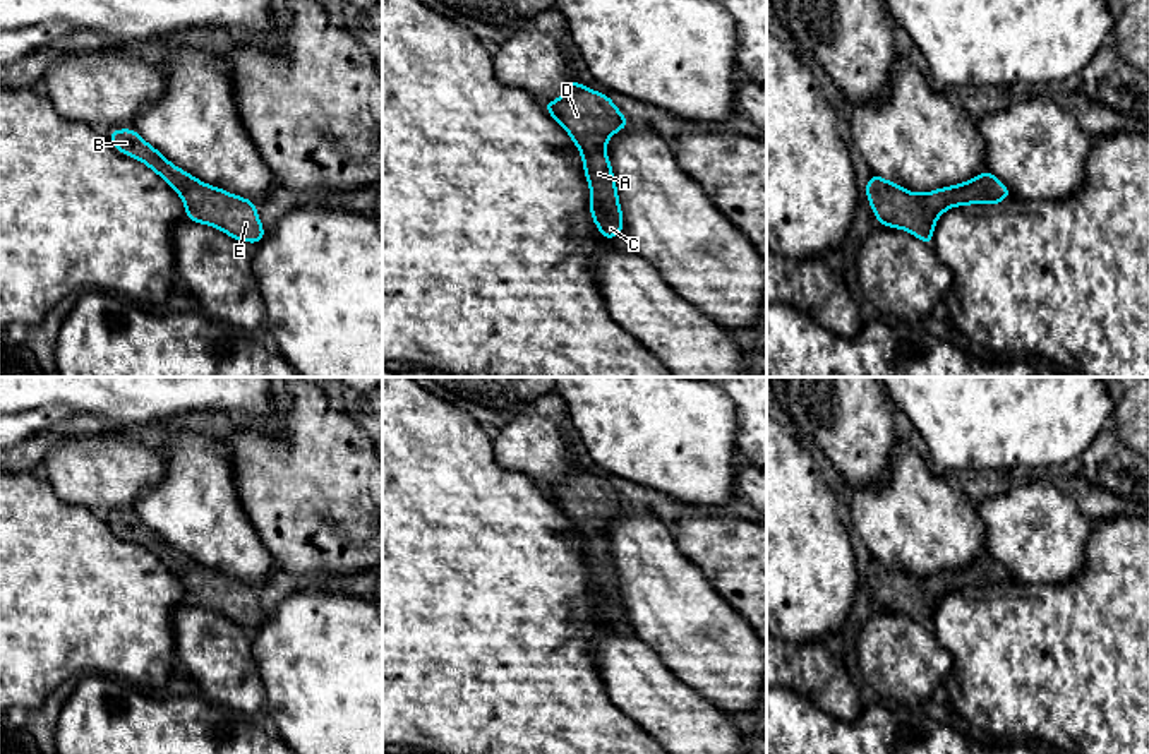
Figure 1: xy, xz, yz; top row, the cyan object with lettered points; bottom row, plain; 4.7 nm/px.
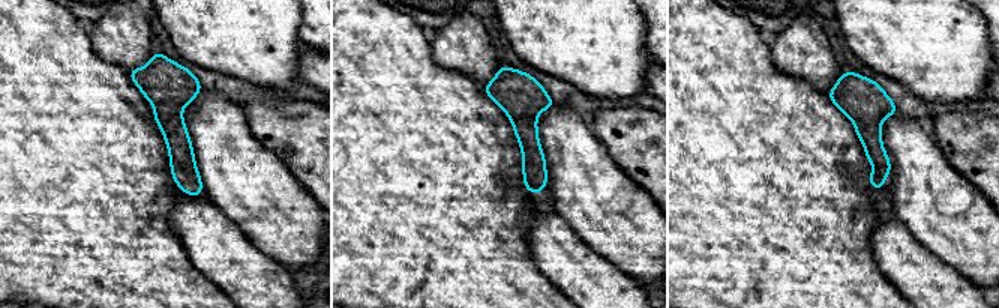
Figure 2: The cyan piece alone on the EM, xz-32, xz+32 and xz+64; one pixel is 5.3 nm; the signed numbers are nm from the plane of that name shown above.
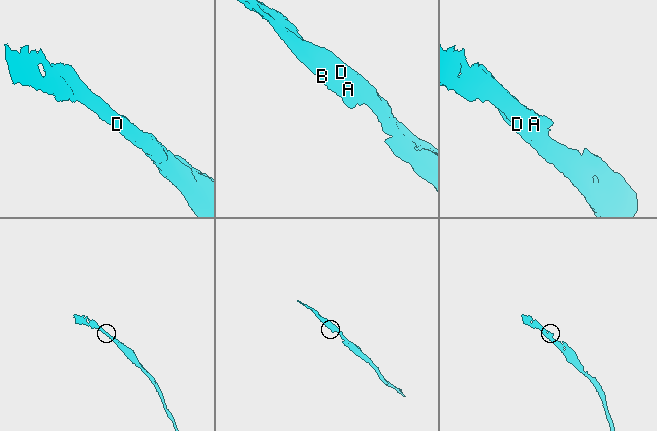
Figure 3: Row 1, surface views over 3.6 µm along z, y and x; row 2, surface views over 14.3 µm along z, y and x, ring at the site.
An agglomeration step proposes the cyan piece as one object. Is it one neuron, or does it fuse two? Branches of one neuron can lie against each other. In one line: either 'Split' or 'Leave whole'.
Leave whole

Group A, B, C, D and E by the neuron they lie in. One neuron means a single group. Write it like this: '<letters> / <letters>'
A B C D E

